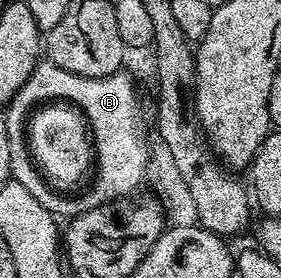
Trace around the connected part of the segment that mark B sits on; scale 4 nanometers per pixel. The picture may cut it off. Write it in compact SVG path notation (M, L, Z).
M48 59L39 60L30 77L33 81L52 83L52 85L46 85L48 87L46 91L50 93L80 95L78 107L84 116L92 119L93 125L97 128L96 147L100 151L100 157L94 189L91 195L85 196L82 201L61 201L56 205L57 216L69 219L88 209L129 198L137 190L134 188L141 181L143 183L147 180L146 165L149 163L152 148L151 142L146 142L146 137L138 126L138 105L134 102L133 79L126 74L126 71L119 71L107 77L76 75L72 71L64 71L64 67L56 67Z

